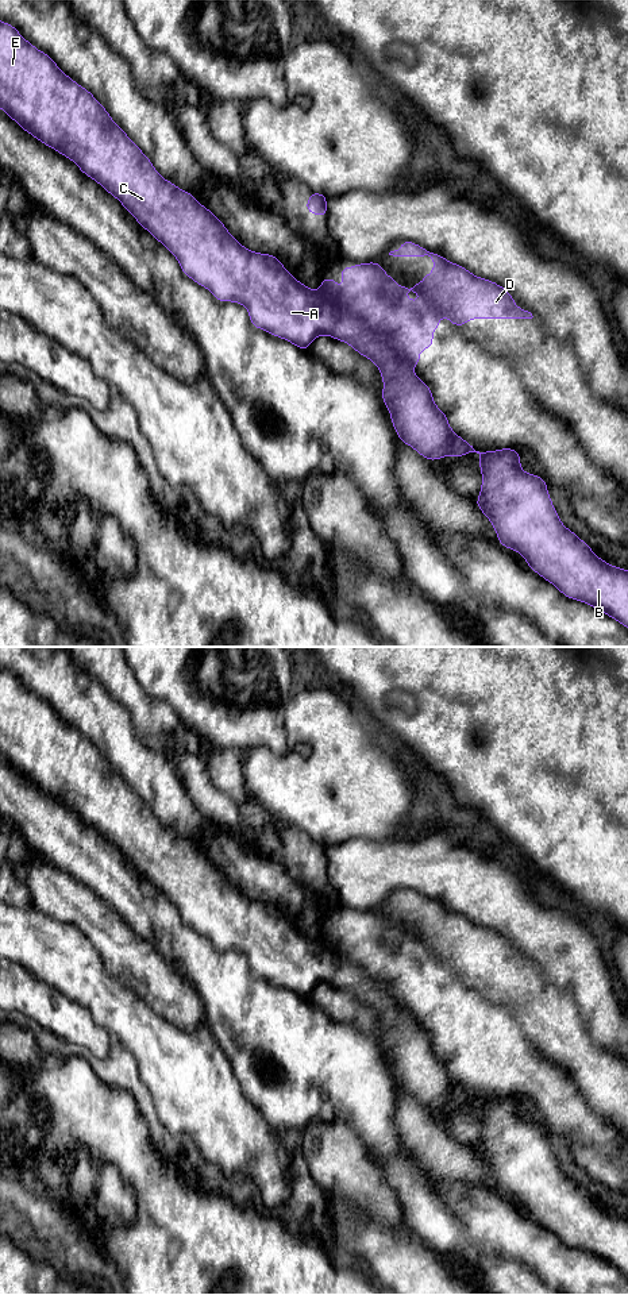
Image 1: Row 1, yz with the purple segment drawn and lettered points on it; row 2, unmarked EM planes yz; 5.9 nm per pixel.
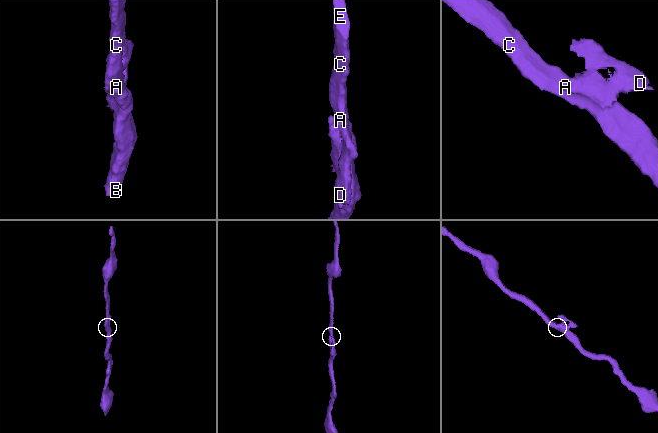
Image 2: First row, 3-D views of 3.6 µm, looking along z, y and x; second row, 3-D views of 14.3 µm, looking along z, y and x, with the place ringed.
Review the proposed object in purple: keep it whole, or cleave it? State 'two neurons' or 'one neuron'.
two neurons

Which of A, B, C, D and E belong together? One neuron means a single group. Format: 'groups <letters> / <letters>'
groups A B C E / D

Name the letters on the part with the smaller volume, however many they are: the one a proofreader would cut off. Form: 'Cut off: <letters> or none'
Cut off: D

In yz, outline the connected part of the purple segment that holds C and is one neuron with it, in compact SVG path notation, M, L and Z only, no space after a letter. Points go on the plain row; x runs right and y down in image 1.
M0 670L0 758L39 790L72 808L85 824L92 825L108 841L116 845L135 864L140 875L146 876L159 891L167 895L180 910L186 925L211 939L219 949L235 949L244 953L253 975L282 986L303 999L319 983L328 983L350 993L358 1002L371 1007L384 1026L382 1049L390 1060L392 1072L400 1088L415 1096L427 1109L442 1107L447 1103L466 1105L469 1101L477 1101L479 1103L482 1133L475 1153L493 1172L500 1192L523 1203L527 1213L536 1222L556 1234L563 1244L586 1250L628 1276L628 1218L614 1215L598 1206L590 1198L589 1191L582 1190L560 1171L543 1124L536 1125L523 1119L520 1117L520 1107L523 1105L513 1096L479 1101L470 1091L459 1086L451 1078L446 1061L435 1053L431 1036L413 1021L413 1013L402 1010L386 994L385 986L375 983L363 970L354 964L339 961L317 940L298 930L276 903L261 902L243 895L208 856L194 848L190 840L181 839L173 830L159 824L151 809L111 767L107 758L88 737L81 736L68 725L46 701L34 695L12 672L5 670Z

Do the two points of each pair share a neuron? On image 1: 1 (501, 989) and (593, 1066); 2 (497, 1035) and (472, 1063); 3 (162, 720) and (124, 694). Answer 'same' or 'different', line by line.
1: same
2: same
3: same

